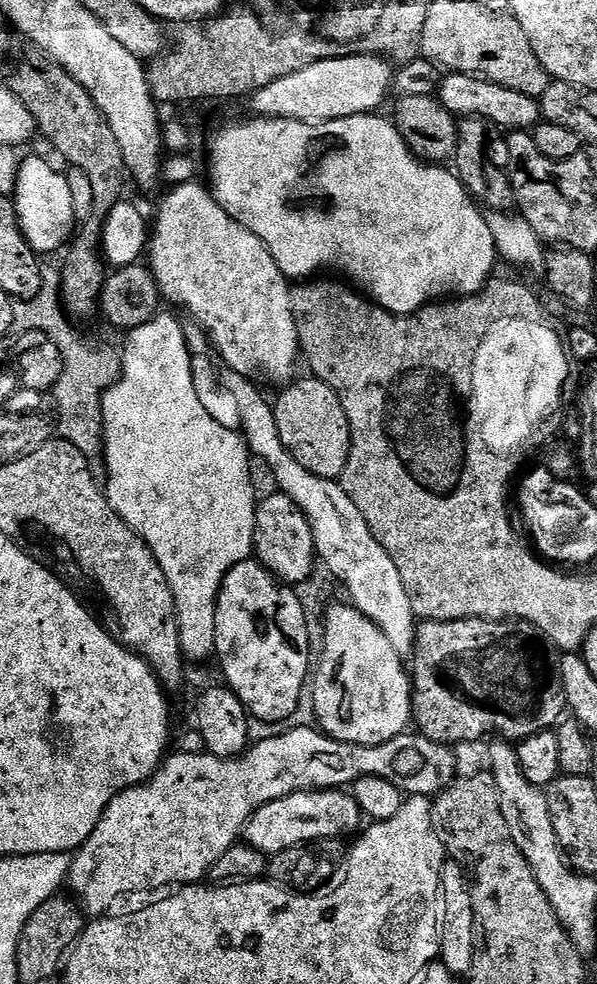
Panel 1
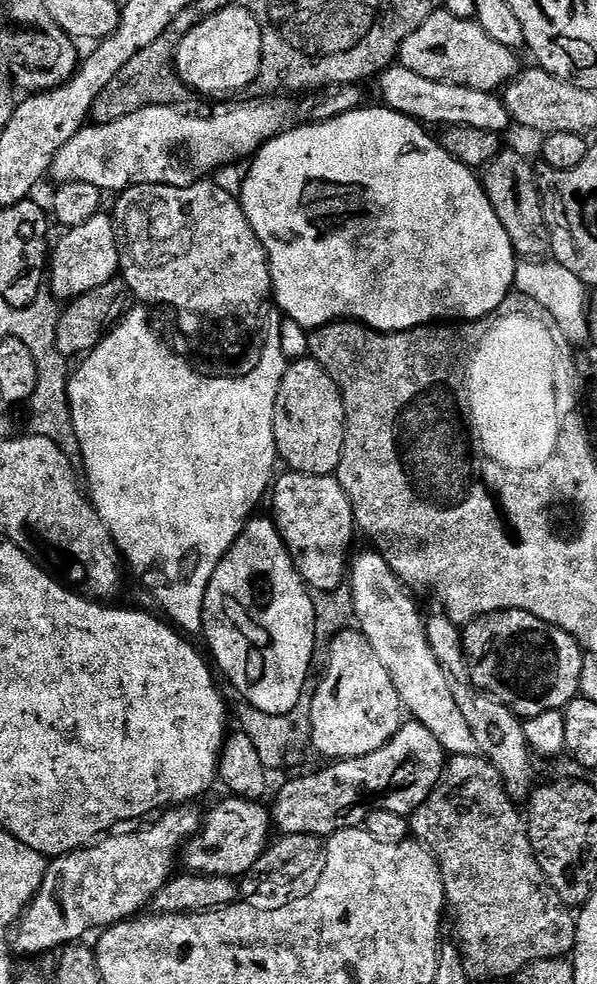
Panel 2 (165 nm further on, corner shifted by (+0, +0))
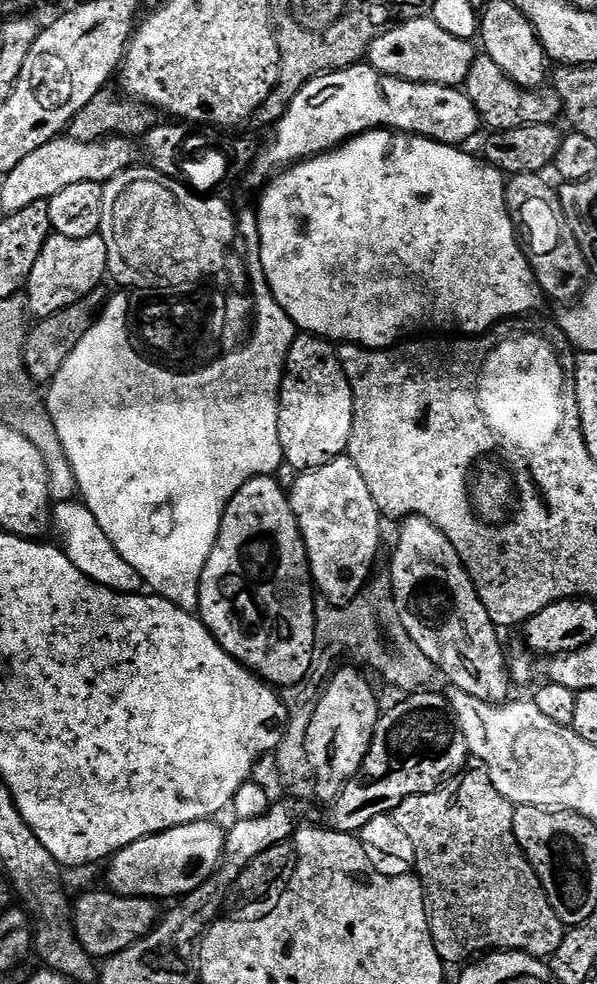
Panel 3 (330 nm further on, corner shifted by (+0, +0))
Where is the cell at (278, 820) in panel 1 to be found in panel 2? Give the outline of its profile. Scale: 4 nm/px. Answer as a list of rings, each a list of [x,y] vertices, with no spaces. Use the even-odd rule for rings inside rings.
[[[224,798],[203,817],[200,828],[189,836],[182,848],[182,864],[187,871],[211,876],[242,878],[262,858],[270,843],[268,831],[274,825],[269,809],[255,800]]]

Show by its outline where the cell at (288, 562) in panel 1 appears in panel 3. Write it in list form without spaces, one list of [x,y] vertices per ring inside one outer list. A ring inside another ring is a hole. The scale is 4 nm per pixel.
[[[347,454],[297,476],[300,477],[292,488],[290,484],[290,499],[306,546],[315,591],[333,606],[348,604],[365,591],[364,583],[376,564],[380,552],[380,511],[374,498],[370,498],[370,490],[366,490],[366,482],[362,482],[362,474],[358,474],[358,466]]]

